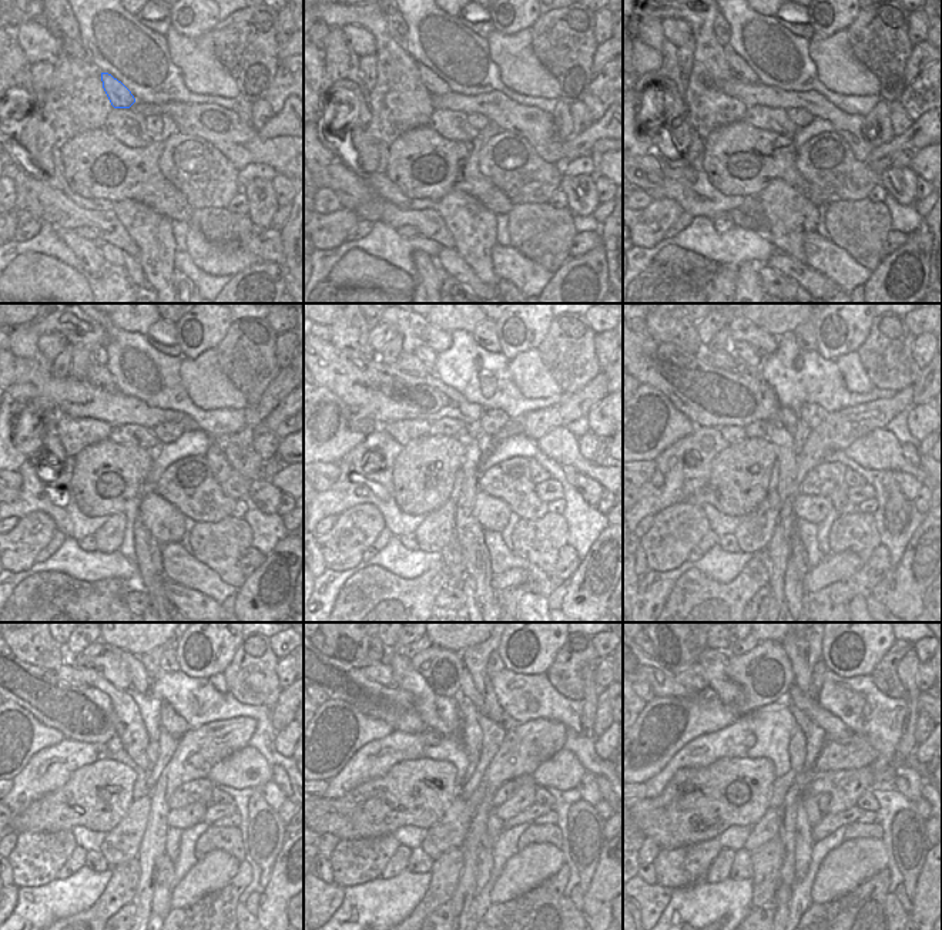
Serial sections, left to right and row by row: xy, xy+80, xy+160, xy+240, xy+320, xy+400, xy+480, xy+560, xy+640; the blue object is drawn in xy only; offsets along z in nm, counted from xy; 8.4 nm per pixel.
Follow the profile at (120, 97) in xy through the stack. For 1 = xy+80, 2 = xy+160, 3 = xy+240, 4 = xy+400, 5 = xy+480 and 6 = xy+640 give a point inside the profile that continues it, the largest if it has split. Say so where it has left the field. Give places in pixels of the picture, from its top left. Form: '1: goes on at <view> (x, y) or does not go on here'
1: goes on at xy+80 (435, 86)
2: goes on at xy+160 (738, 67)
3: goes on at xy+240 (99, 375)
4: goes on at xy+400 (723, 359)
5: goes on at xy+480 (70, 674)
6: goes on at xy+640 (693, 677)

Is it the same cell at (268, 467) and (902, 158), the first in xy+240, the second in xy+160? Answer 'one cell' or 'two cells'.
one cell

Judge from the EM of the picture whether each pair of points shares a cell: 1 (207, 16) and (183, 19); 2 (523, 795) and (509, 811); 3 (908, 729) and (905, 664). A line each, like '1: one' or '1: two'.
1: one
2: one
3: one

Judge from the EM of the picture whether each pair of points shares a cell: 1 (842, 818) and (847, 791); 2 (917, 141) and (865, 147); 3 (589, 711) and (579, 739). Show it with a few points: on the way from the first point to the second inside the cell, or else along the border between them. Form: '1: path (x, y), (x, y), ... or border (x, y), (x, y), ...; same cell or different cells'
1: border (855, 805), (827, 813); different cells
2: border (874, 148), (864, 161); different cells
3: border (580, 701), (582, 728), (592, 735); different cells

